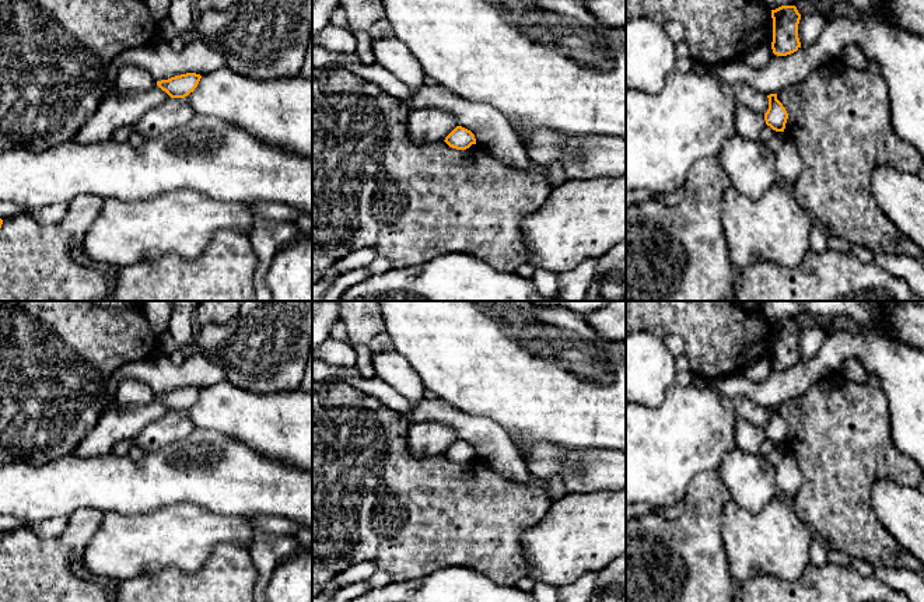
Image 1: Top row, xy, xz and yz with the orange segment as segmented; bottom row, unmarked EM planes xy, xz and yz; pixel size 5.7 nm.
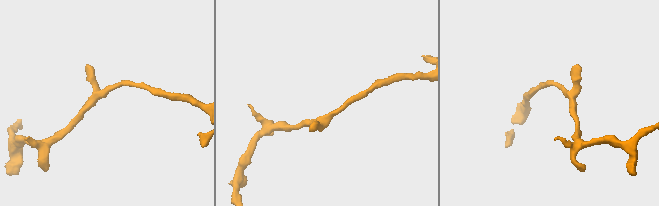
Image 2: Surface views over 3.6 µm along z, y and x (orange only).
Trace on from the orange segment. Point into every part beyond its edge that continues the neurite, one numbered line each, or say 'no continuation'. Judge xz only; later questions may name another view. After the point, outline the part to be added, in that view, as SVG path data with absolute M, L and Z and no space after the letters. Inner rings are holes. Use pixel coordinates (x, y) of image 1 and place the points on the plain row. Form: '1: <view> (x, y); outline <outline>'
no continuation

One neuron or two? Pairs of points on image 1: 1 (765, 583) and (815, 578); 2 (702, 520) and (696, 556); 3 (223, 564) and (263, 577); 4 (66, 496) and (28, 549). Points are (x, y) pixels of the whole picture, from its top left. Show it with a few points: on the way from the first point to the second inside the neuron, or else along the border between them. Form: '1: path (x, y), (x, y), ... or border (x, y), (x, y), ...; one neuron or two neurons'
1: path (777, 587), (802, 587); one neuron
2: path (699, 528), (696, 548); one neuron
3: border (247, 549), (256, 571), (255, 587); two neurons
4: border (100, 508), (80, 507), (67, 517); two neurons

